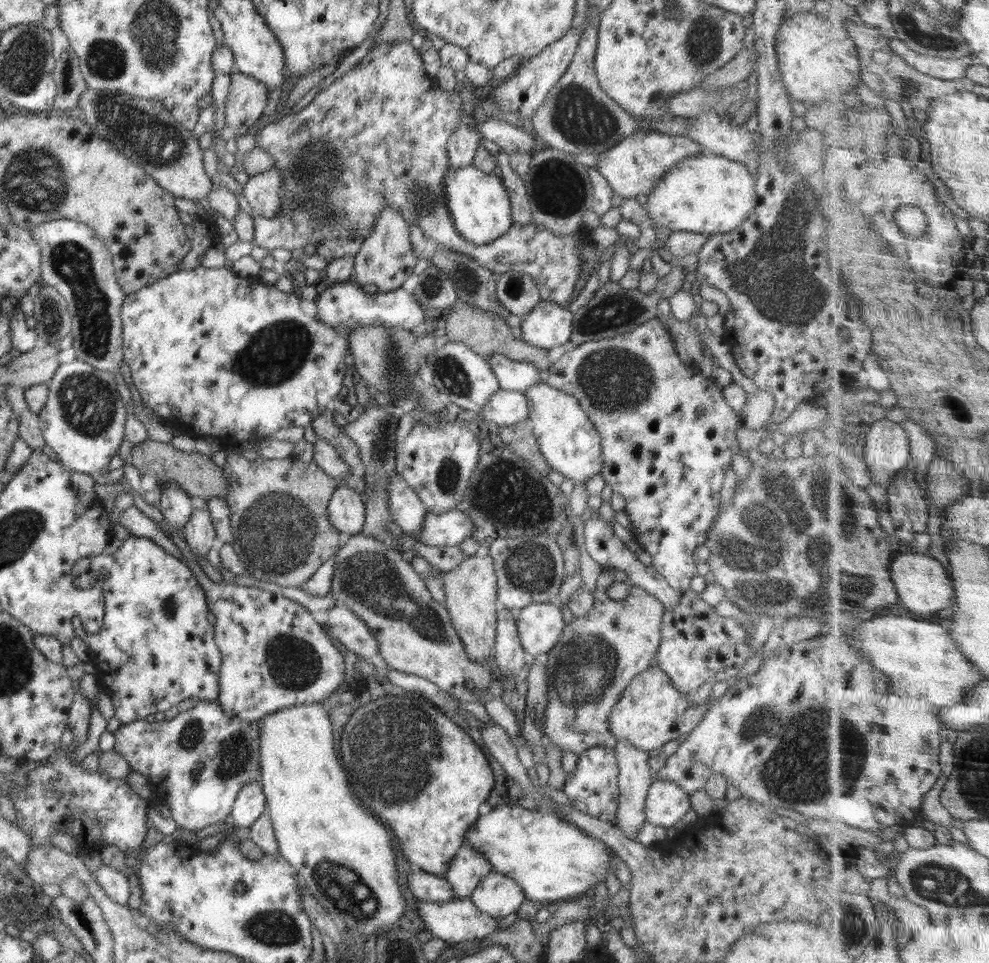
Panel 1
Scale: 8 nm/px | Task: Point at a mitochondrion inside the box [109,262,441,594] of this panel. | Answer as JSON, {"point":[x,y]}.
{"point":[277,531]}

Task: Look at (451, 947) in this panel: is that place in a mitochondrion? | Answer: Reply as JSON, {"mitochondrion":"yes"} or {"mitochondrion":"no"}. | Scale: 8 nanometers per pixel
{"mitochondrion":"no"}

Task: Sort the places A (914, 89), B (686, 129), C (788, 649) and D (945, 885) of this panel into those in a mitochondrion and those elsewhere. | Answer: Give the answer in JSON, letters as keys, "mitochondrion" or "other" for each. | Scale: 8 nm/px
{"A":"mitochondrion","B":"other","C":"other","D":"mitochondrion"}

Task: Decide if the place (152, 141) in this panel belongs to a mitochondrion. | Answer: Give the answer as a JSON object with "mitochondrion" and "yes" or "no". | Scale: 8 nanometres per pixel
{"mitochondrion":"yes"}

